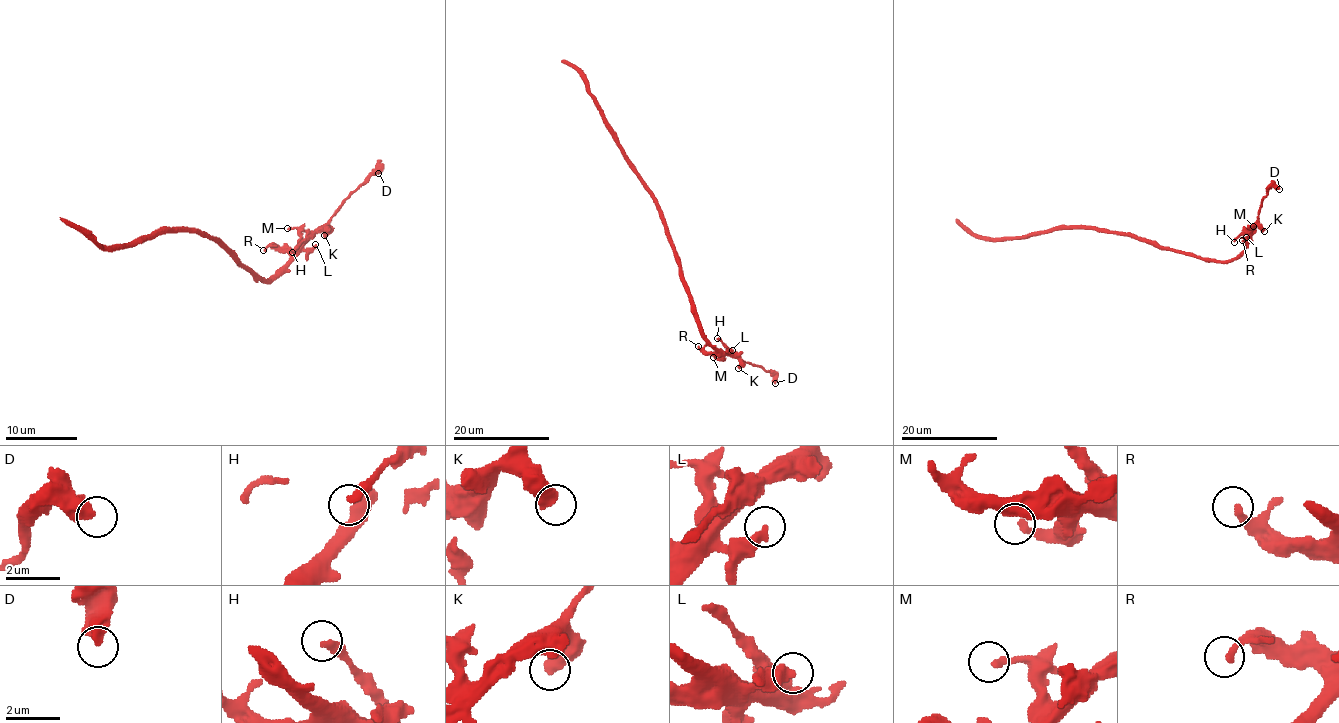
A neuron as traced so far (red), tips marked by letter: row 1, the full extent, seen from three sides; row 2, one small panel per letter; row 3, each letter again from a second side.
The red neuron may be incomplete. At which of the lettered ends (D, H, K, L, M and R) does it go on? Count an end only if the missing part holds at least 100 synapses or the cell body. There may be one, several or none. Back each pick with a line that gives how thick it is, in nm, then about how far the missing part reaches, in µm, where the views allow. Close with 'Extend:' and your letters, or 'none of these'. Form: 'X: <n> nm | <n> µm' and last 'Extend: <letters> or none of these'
Extend: none of these

